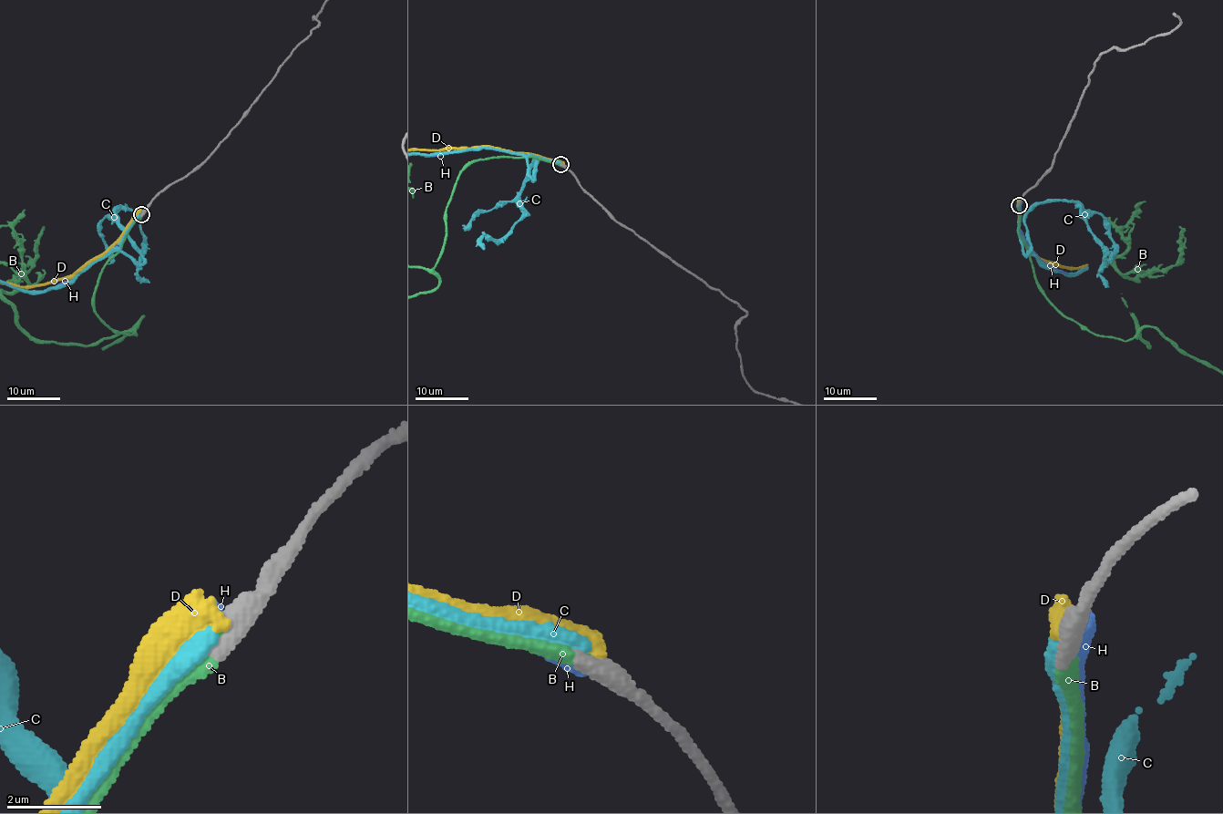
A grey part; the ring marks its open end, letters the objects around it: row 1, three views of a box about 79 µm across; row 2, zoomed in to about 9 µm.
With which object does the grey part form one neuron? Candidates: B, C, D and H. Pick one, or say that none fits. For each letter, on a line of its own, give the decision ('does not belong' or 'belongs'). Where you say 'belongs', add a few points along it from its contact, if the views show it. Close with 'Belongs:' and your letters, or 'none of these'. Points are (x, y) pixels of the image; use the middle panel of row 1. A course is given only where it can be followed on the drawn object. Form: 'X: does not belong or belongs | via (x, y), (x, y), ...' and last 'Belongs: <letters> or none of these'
B: belongs
C: does not belong
D: does not belong
H: does not belong
Belongs: B

